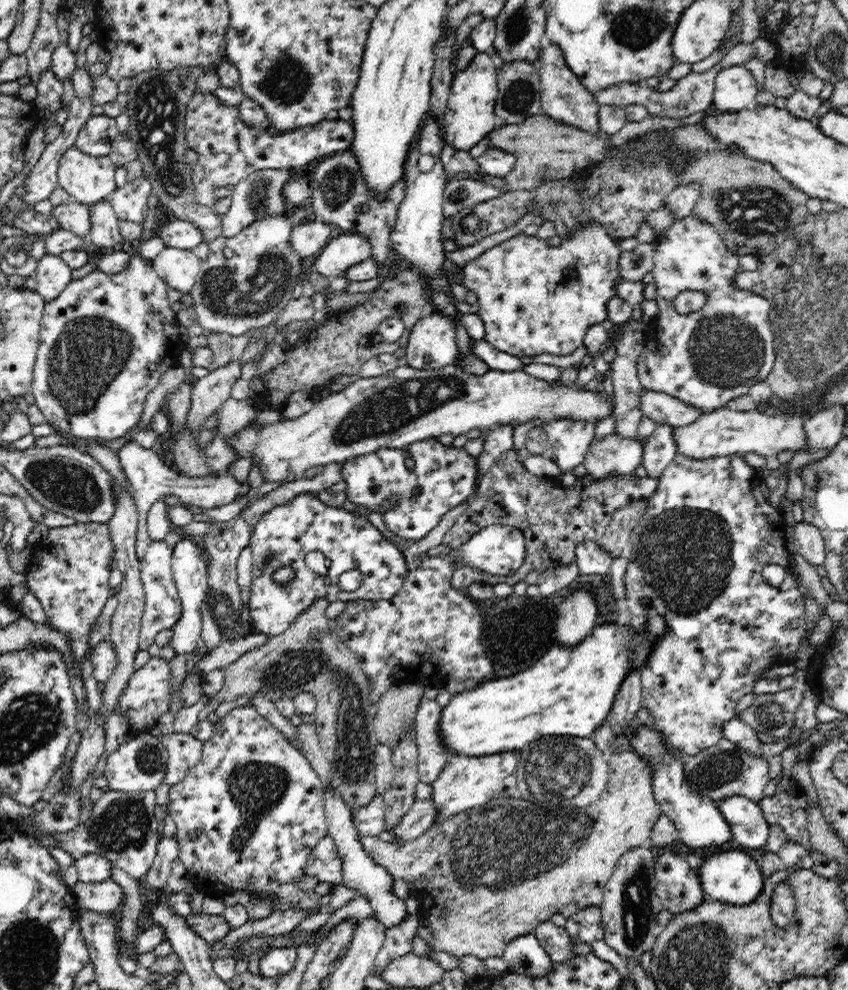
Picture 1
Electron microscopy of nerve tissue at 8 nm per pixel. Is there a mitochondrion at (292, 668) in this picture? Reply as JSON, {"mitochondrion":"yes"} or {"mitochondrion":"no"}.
{"mitochondrion":"yes"}

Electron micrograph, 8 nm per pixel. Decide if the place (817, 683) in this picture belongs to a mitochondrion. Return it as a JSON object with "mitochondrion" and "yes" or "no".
{"mitochondrion":"no"}

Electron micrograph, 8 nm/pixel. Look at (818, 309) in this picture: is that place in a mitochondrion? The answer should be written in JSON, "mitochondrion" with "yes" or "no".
{"mitochondrion":"yes"}

